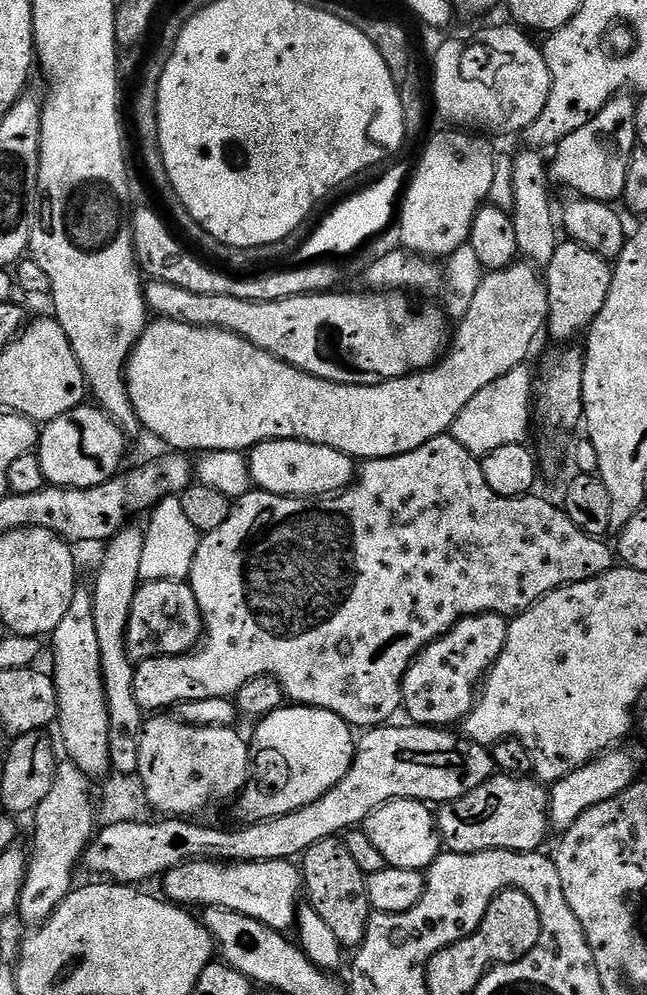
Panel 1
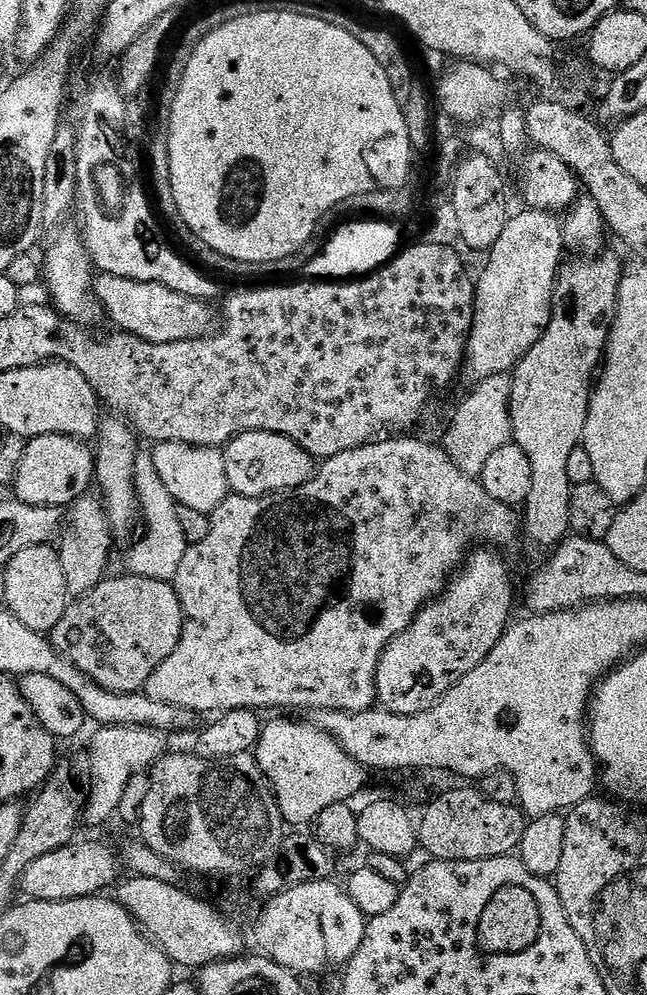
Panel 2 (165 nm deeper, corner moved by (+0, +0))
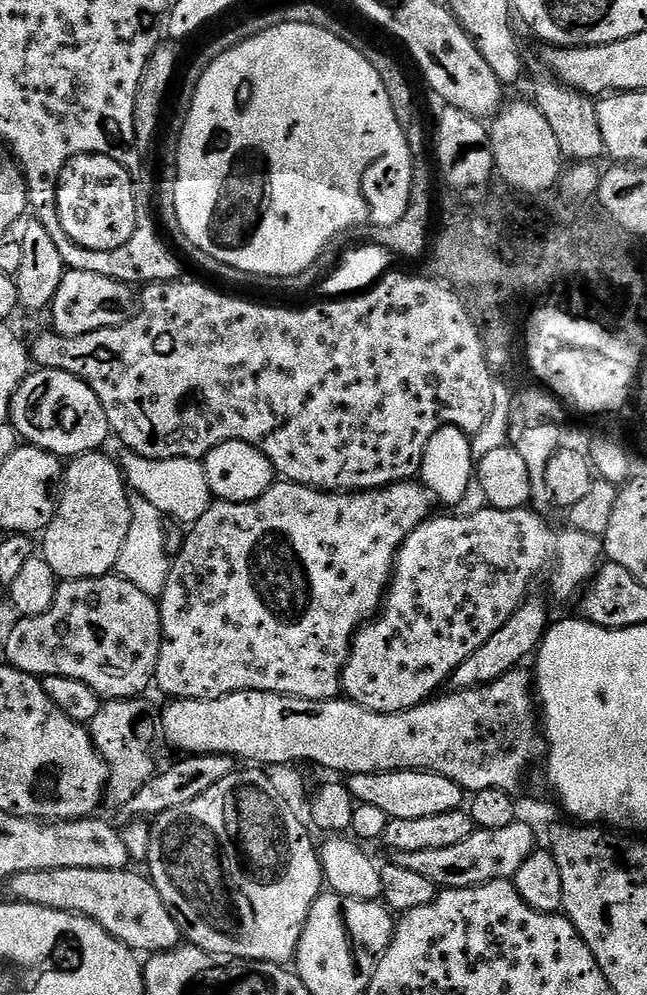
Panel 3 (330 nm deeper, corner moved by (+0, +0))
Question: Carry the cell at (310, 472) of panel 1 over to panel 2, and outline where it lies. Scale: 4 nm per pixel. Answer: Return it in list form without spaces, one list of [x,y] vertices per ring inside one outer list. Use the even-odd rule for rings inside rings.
[[[243,432],[228,441],[223,449],[226,478],[238,496],[270,496],[302,486],[316,473],[318,464],[309,452],[290,438],[273,432]]]

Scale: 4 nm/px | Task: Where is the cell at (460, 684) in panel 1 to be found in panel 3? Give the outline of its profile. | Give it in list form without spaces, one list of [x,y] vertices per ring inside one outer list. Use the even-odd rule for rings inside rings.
[[[531,507],[519,508],[518,510],[498,510],[497,508],[483,508],[478,510],[478,514],[461,516],[433,515],[427,520],[423,520],[412,533],[406,538],[406,542],[400,547],[400,552],[396,555],[396,566],[392,570],[392,583],[388,585],[386,599],[382,605],[382,611],[371,622],[364,625],[356,633],[356,639],[352,641],[352,652],[348,655],[348,661],[344,667],[344,679],[342,681],[342,692],[349,700],[353,700],[358,706],[366,710],[374,710],[382,714],[394,714],[395,712],[405,712],[414,706],[424,703],[433,694],[439,693],[443,684],[447,685],[451,681],[454,670],[478,650],[478,646],[486,646],[490,642],[491,636],[502,630],[506,626],[506,618],[518,610],[518,606],[523,600],[528,599],[533,591],[532,583],[536,580],[536,575],[555,558],[556,552],[560,552],[560,557],[556,560],[556,569],[552,572],[552,592],[560,600],[568,600],[572,595],[583,593],[586,585],[600,571],[602,557],[604,556],[604,546],[601,537],[582,534],[582,530],[568,526],[565,532],[555,532],[550,525],[544,521],[545,517]]]

